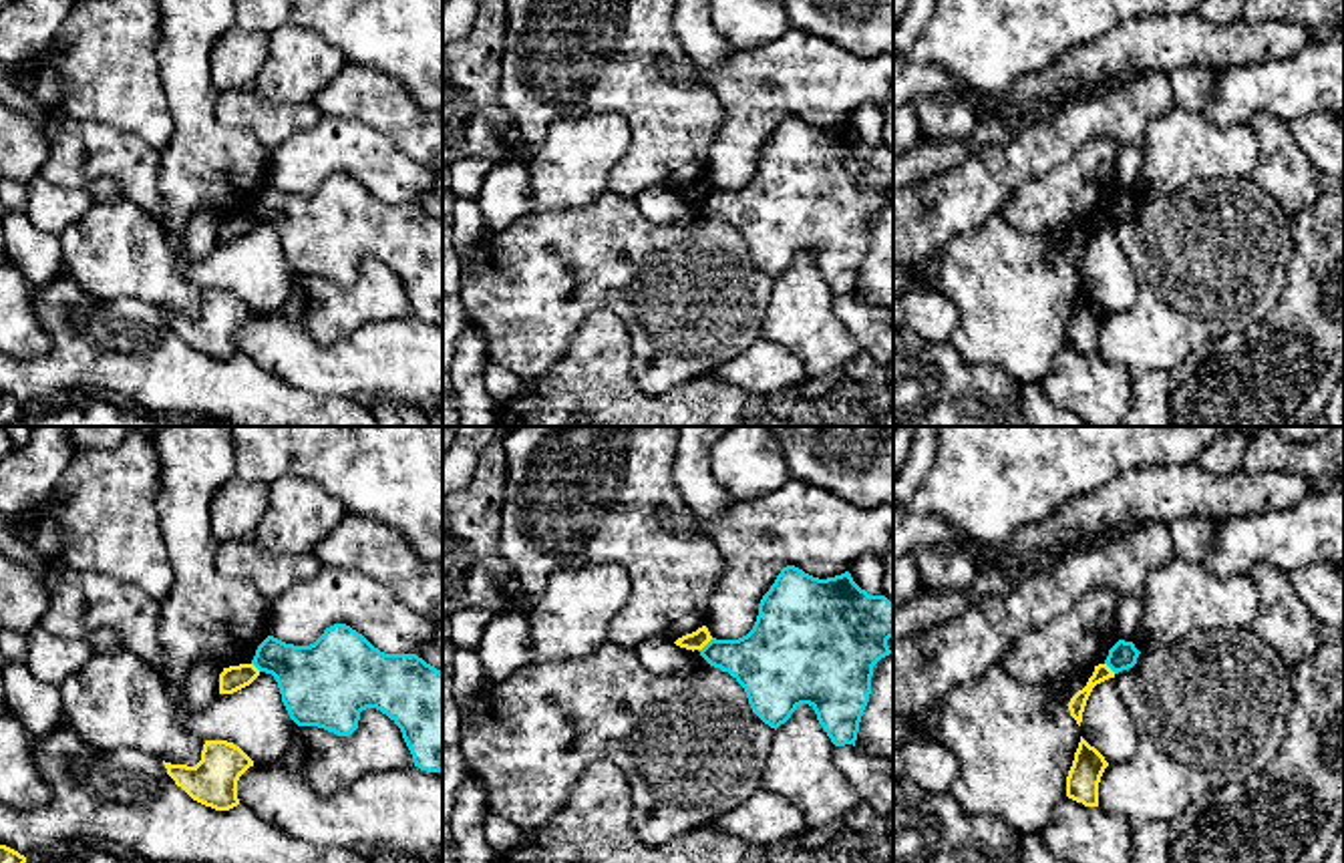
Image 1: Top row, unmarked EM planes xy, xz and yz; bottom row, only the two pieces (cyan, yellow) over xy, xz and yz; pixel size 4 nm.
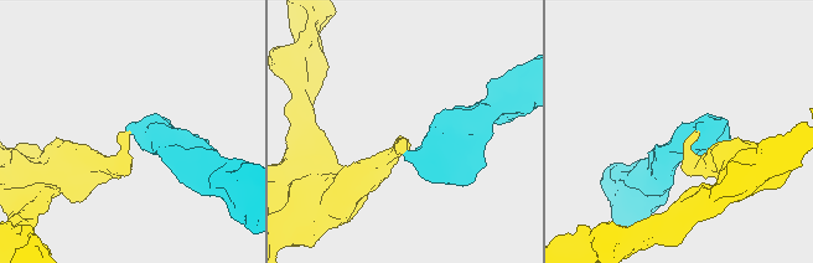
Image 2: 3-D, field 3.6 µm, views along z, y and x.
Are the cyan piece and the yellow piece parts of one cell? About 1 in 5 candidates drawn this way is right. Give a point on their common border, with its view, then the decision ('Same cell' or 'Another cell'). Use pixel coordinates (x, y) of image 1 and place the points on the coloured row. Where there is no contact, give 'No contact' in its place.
Touches cyan at xz (707, 644). Another cell

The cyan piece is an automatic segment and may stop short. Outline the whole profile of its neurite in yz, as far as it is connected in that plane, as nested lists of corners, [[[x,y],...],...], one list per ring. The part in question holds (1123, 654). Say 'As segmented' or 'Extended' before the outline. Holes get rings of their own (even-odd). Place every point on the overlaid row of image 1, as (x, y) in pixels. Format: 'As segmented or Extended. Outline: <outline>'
As segmented. Outline: [[[1119,640],[1111,650],[1109,650],[1109,656],[1105,660],[1105,664],[1115,672],[1123,672],[1123,670],[1129,670],[1137,664],[1137,658],[1139,658],[1139,650],[1135,648],[1133,642],[1125,642],[1125,640]]]

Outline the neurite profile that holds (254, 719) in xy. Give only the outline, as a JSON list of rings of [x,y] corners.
[[[260,672],[249,686],[219,694],[205,712],[189,718],[187,728],[203,740],[233,742],[254,764],[276,764],[290,746],[296,722],[276,678]]]

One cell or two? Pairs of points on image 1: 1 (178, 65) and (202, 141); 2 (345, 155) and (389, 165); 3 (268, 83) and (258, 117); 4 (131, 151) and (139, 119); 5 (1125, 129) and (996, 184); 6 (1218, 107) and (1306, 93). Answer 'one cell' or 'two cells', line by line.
1: one cell
2: one cell
3: two cells
4: two cells
5: one cell
6: one cell

